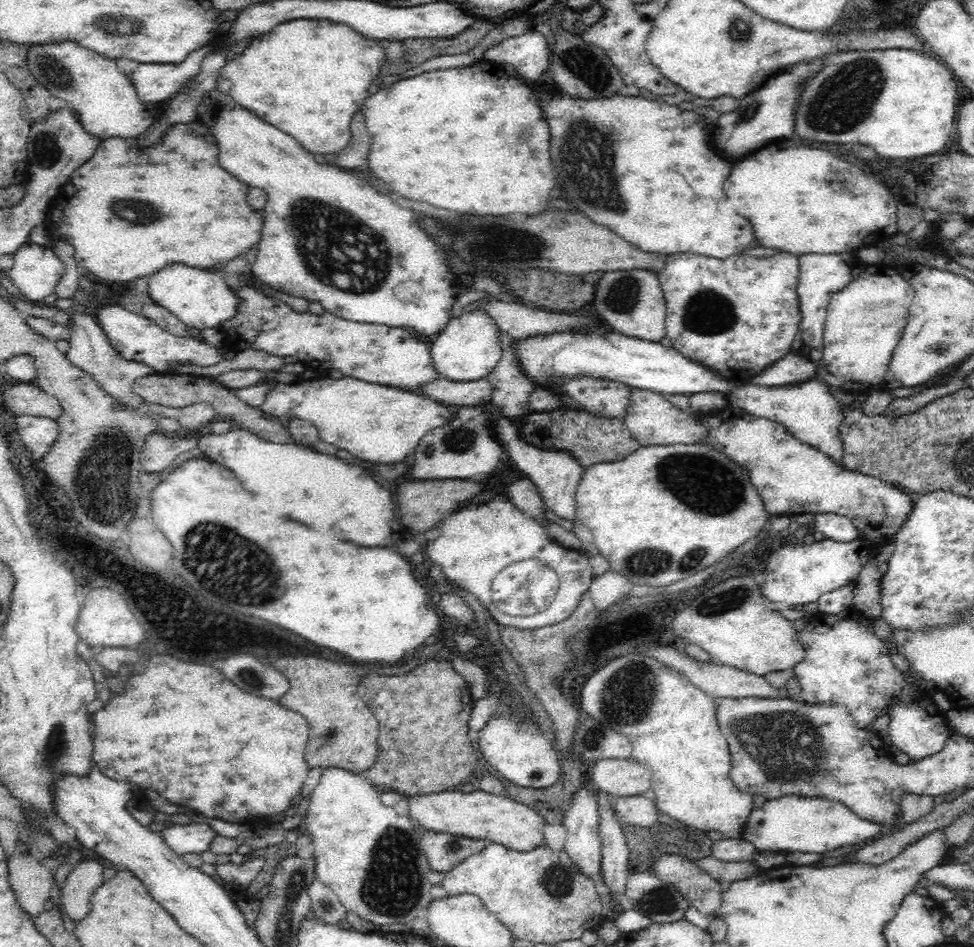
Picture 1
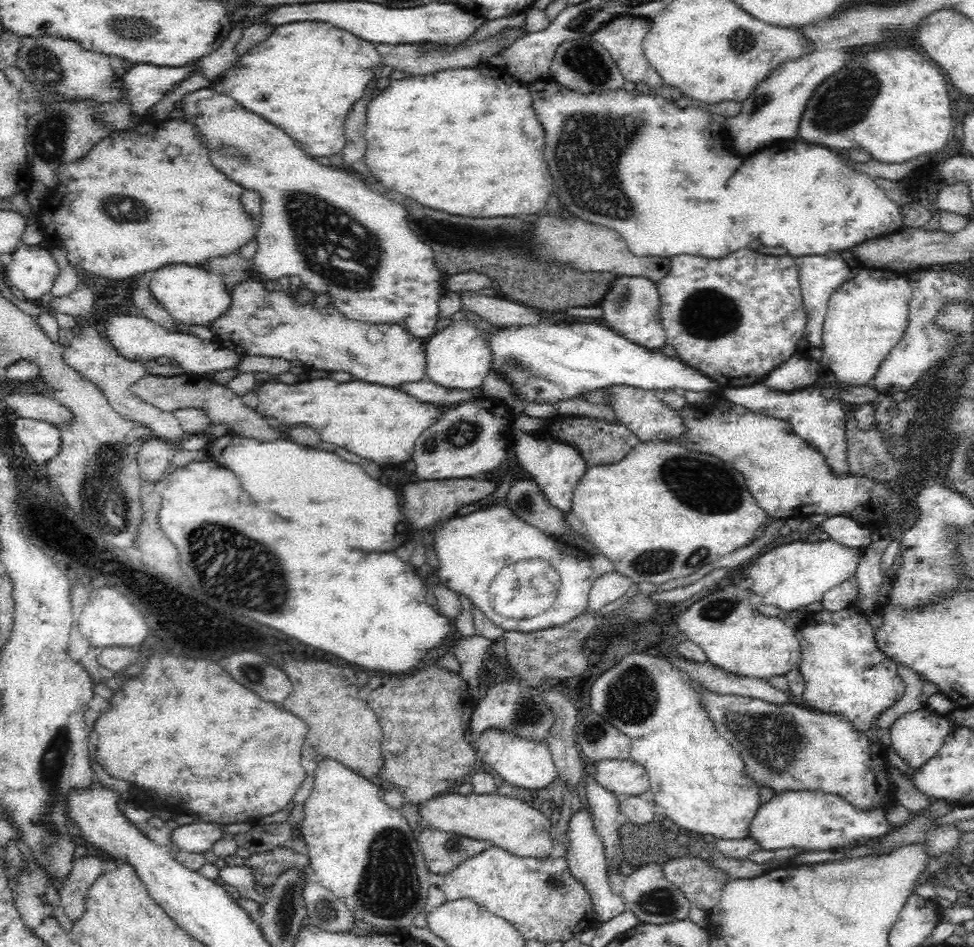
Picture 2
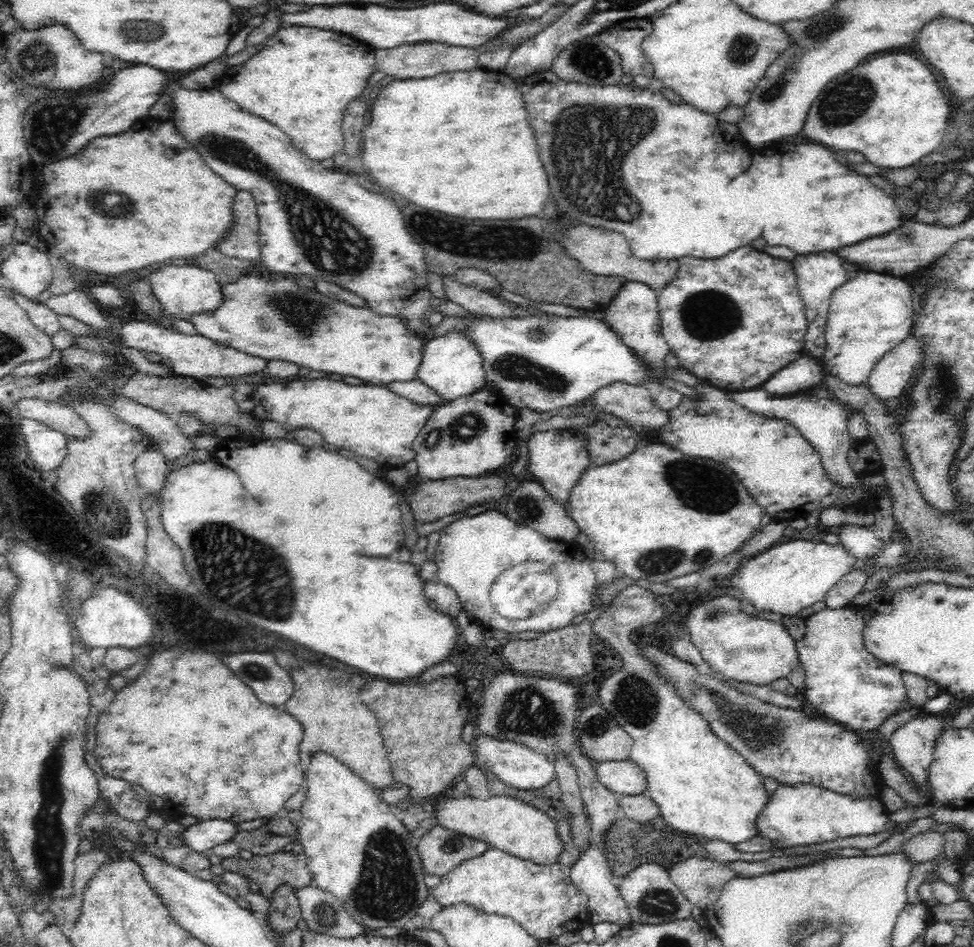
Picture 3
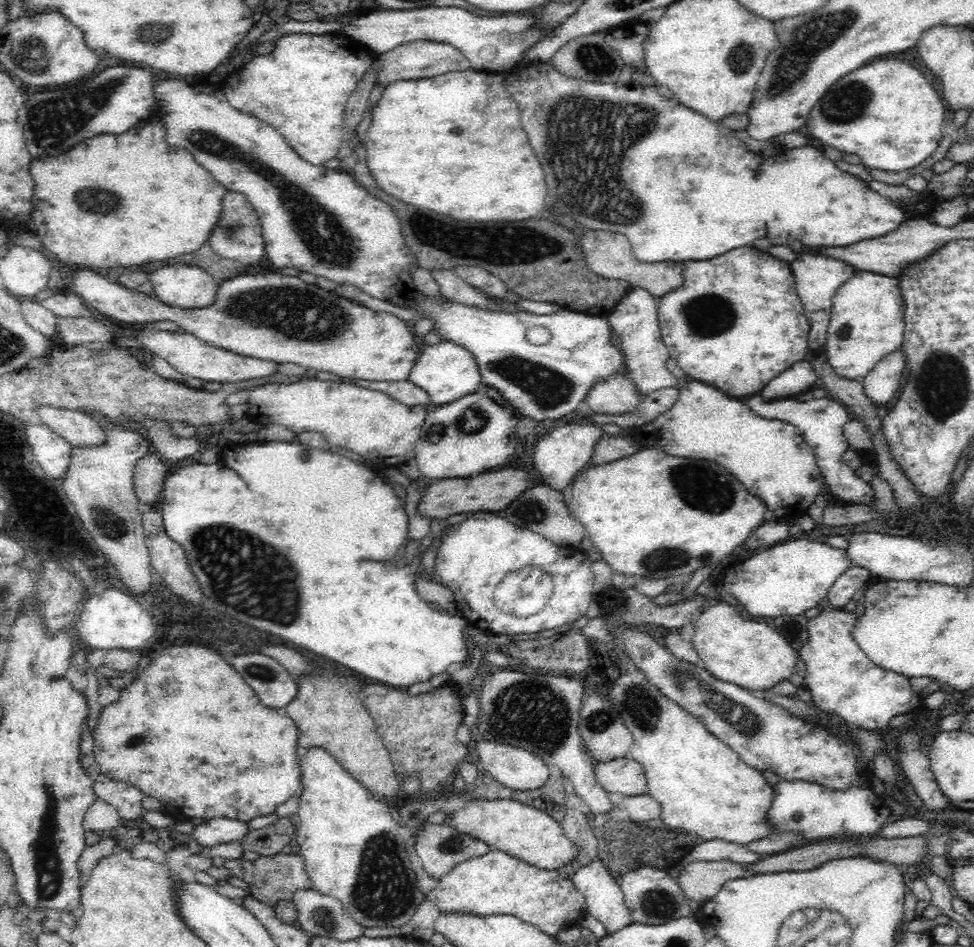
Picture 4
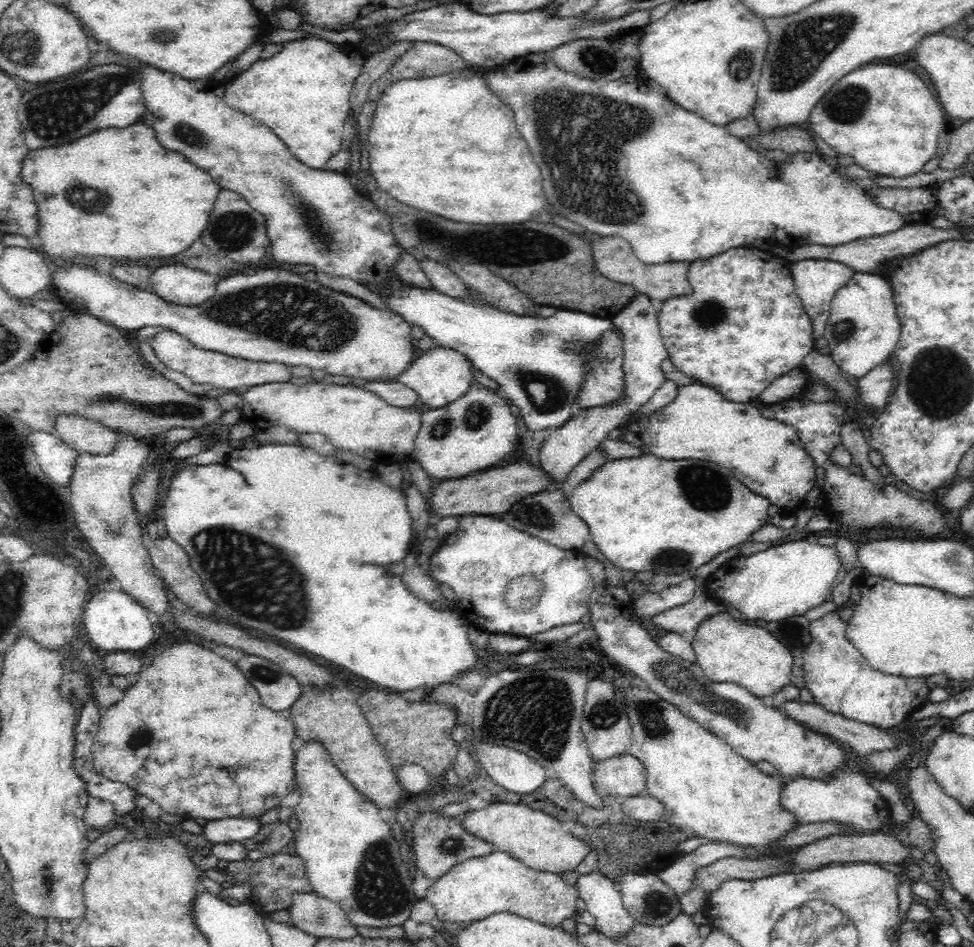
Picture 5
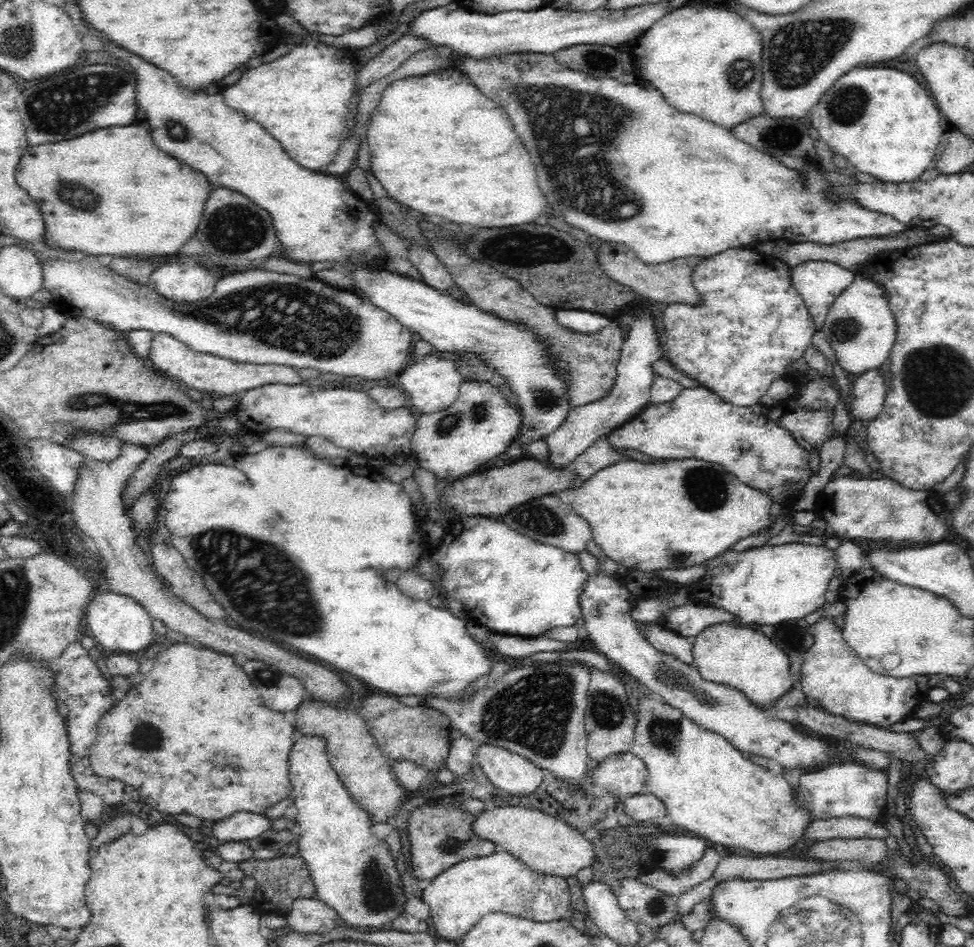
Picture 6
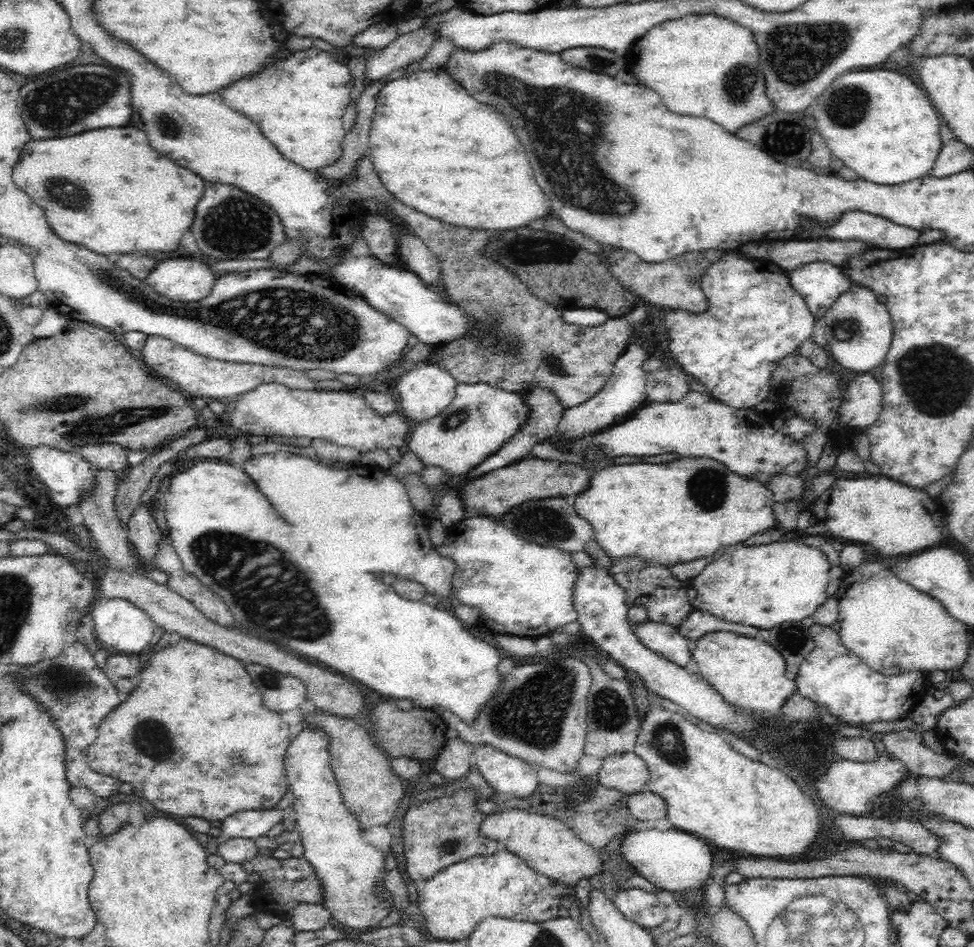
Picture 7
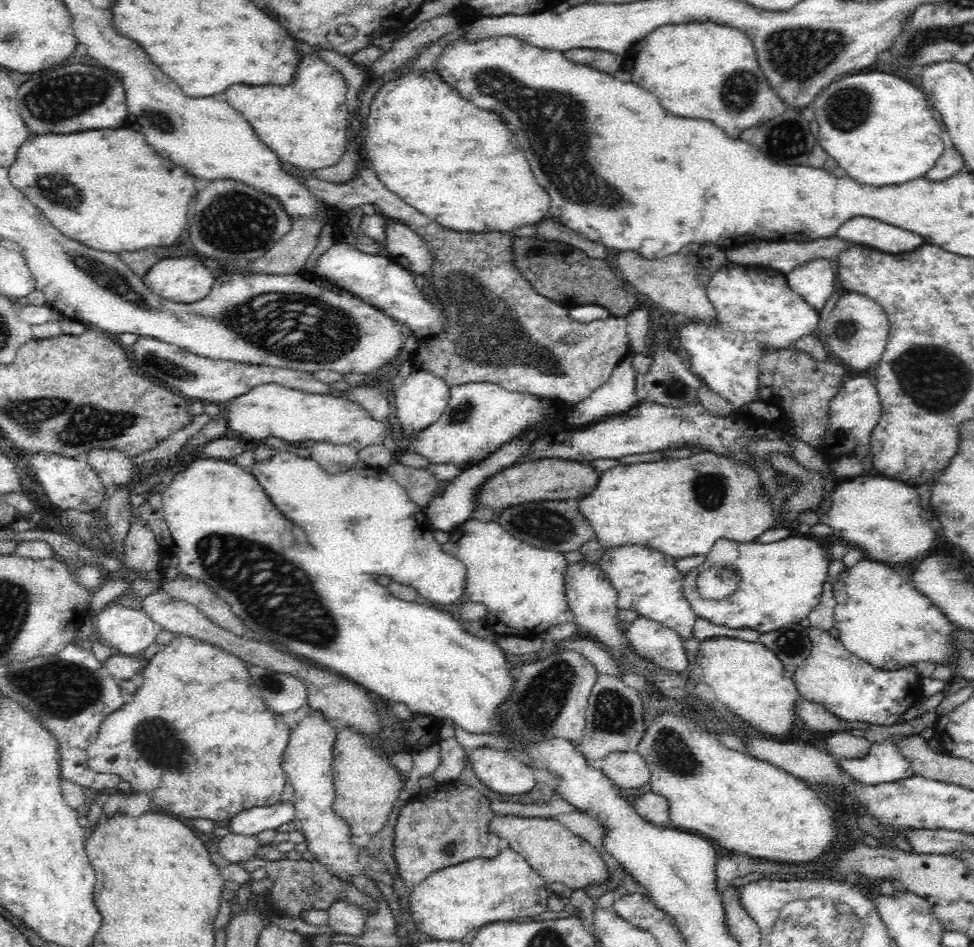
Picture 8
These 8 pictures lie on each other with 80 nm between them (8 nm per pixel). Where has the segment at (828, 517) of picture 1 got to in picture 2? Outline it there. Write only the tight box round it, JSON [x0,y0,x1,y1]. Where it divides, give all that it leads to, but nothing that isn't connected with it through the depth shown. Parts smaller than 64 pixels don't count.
[820,515,870,548]

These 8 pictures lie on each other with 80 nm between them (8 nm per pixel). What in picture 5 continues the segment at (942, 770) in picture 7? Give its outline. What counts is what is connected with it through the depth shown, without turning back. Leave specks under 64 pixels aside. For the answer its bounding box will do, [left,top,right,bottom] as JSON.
[785,700,896,764]

